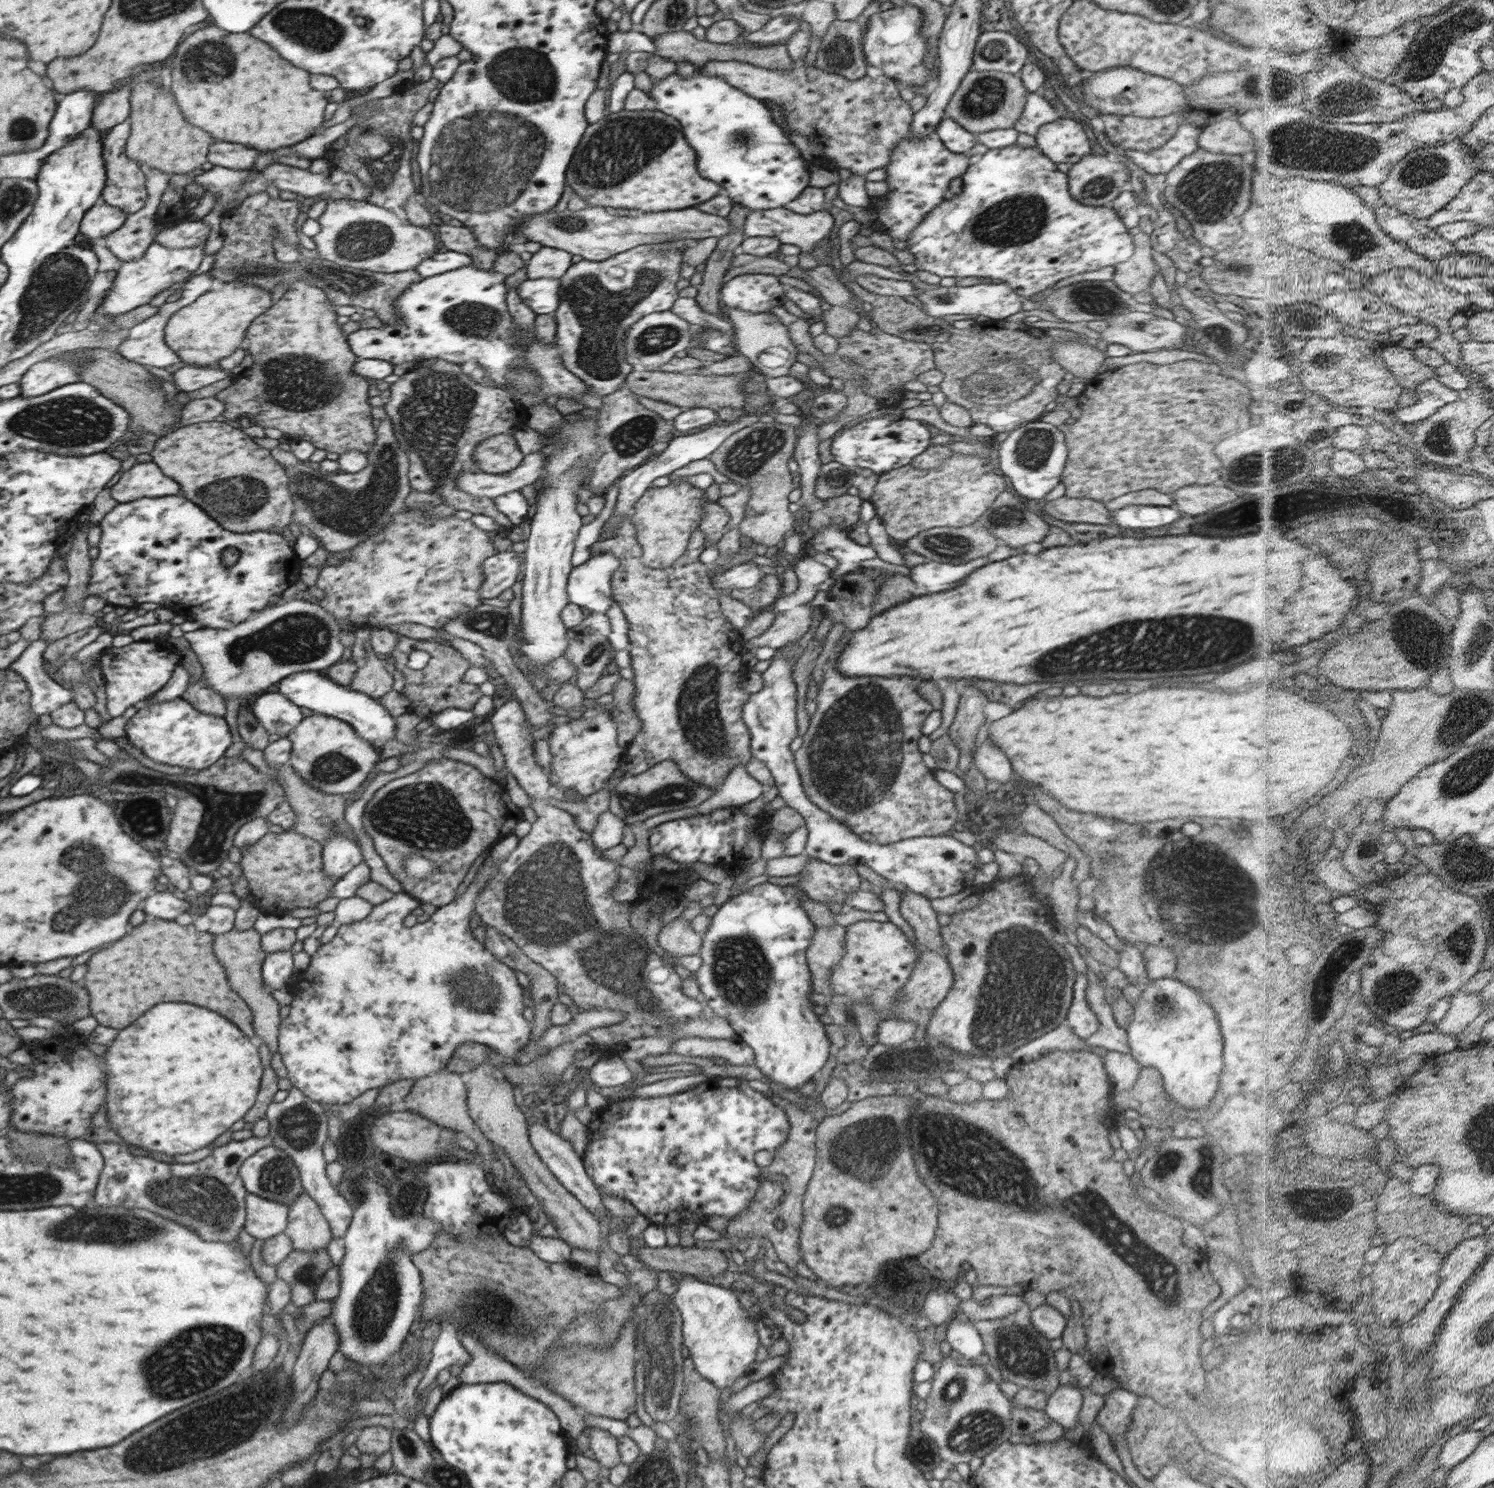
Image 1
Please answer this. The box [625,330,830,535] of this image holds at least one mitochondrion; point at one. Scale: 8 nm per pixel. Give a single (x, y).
(750, 453)

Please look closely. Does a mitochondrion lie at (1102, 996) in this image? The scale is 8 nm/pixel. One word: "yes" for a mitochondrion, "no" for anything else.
no

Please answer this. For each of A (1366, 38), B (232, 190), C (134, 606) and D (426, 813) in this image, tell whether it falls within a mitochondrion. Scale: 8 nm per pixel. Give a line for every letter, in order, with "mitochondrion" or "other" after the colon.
A: other
B: other
C: other
D: mitochondrion

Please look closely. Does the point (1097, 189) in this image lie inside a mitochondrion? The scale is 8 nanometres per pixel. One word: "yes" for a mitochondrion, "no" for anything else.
yes

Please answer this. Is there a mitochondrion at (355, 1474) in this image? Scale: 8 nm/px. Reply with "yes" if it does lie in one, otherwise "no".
no

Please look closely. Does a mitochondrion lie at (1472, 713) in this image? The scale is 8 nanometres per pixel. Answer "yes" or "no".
yes

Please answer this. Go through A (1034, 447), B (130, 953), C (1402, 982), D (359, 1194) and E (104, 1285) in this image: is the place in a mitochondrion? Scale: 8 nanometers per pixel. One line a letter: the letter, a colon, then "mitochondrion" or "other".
A: mitochondrion
B: other
C: mitochondrion
D: other
E: other

